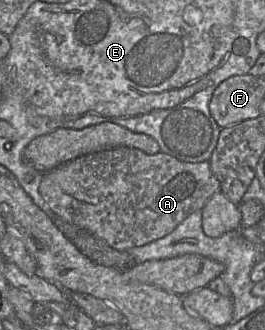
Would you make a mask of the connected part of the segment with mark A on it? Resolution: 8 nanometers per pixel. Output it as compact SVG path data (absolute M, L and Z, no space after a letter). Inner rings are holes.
M117 147L78 157L44 173L39 185L40 195L57 216L89 231L119 251L166 236L188 215L201 210L218 191L220 183L209 161L184 162L166 153L149 155L131 147Z

